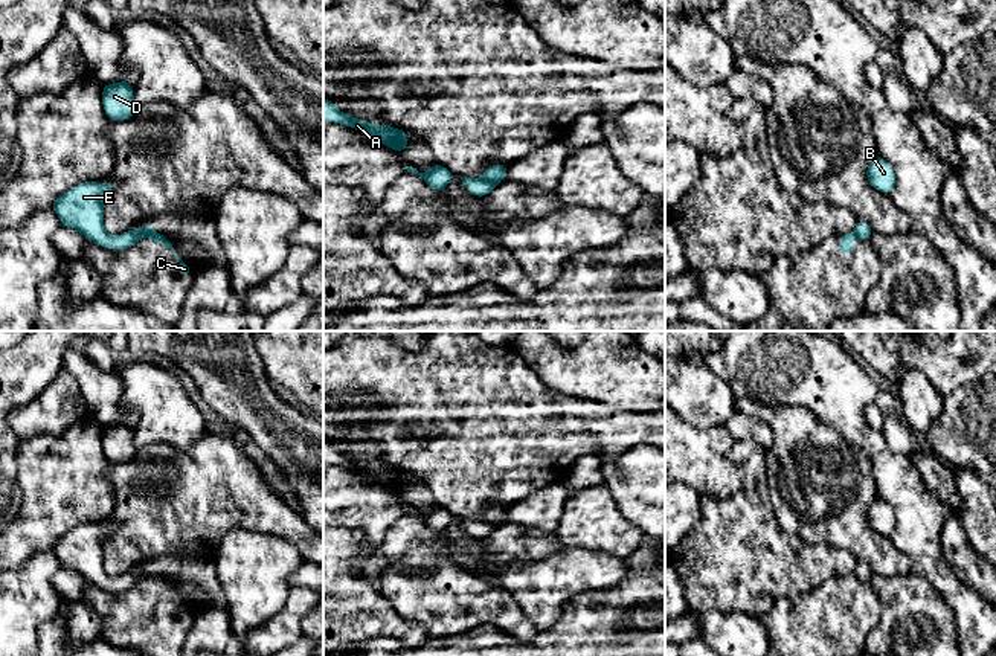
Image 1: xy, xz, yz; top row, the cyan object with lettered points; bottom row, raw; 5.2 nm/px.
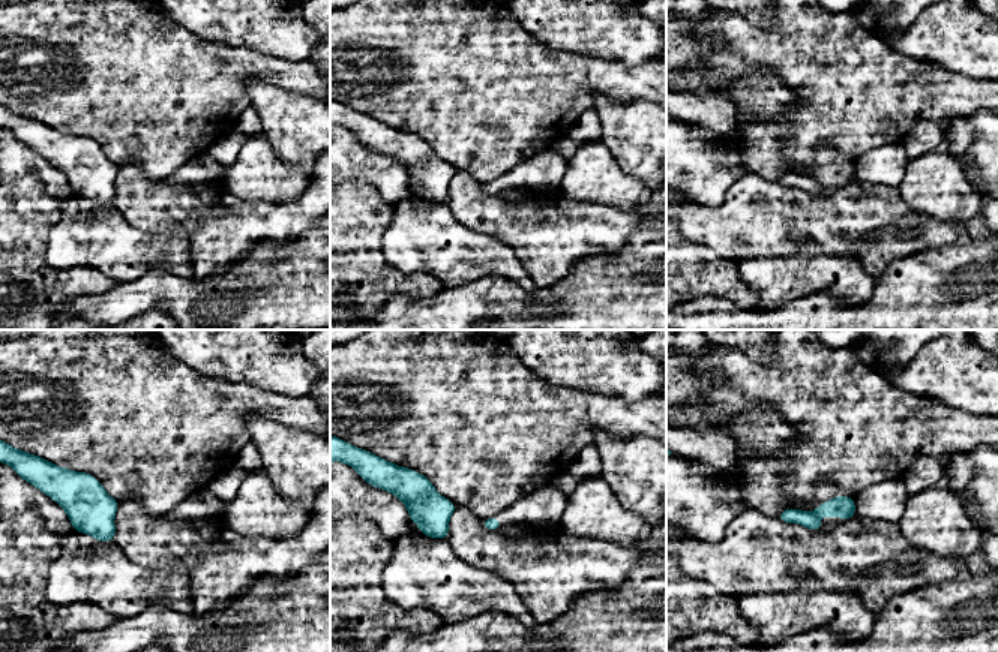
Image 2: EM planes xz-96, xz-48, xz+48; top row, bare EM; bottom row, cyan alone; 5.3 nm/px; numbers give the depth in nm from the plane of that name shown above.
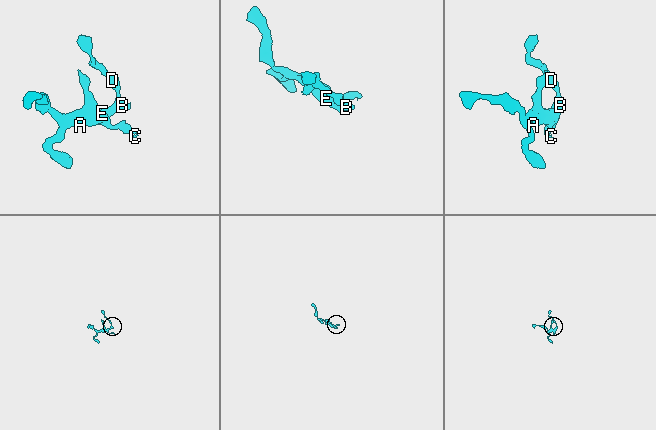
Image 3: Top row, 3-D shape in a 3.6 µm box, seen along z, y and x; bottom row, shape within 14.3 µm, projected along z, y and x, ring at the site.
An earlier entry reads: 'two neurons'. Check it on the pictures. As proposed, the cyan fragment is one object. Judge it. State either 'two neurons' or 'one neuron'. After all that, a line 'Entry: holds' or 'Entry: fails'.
two neurons
Entry: holds

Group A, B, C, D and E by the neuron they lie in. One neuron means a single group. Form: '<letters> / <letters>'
A B D E / C

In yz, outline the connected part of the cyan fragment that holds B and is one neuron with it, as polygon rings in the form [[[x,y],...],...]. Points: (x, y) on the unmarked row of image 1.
[[[877,496],[866,510],[866,520],[874,531],[883,535],[891,535],[895,529],[895,514],[892,506]]]

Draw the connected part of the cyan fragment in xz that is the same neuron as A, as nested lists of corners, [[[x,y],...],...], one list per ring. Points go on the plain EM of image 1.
[[[323,439],[323,464],[343,465],[349,470],[360,471],[372,484],[380,484],[401,496],[409,487],[409,476],[404,471],[390,467],[374,467],[371,464],[352,459],[336,450],[333,442]]]

